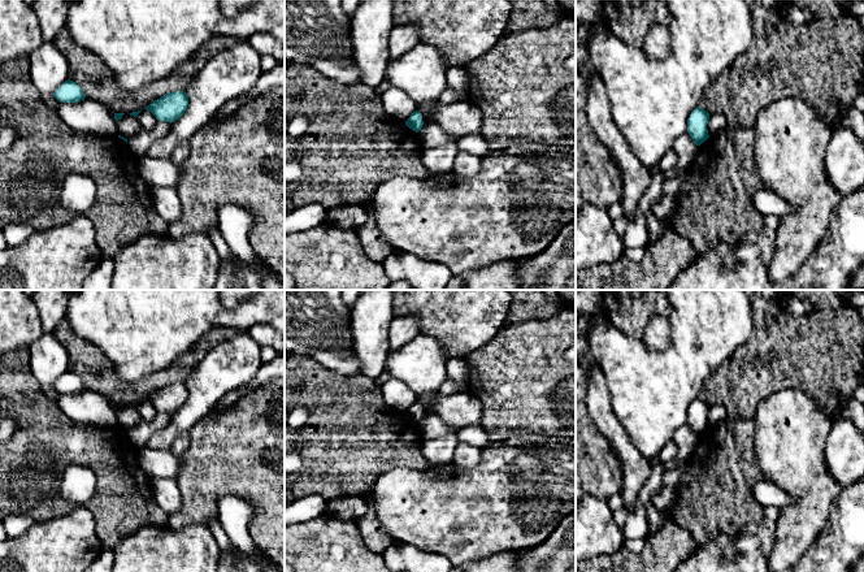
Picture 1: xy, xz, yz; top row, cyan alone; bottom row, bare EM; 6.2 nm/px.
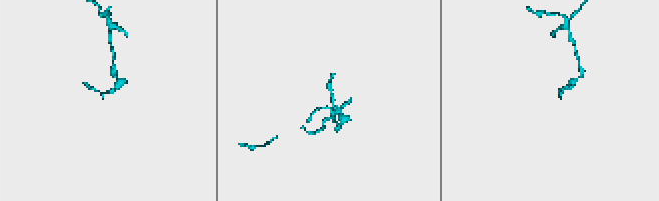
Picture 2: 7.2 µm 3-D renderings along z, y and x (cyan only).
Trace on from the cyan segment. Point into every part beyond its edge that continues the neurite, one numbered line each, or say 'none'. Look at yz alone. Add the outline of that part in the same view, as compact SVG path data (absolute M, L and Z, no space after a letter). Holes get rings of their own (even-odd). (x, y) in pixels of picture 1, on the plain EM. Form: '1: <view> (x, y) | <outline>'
none

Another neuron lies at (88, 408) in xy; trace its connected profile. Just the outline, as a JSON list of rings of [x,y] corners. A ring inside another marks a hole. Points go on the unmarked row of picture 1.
[[[84,389],[78,394],[60,394],[56,402],[75,424],[94,428],[118,428],[114,404],[100,393]]]

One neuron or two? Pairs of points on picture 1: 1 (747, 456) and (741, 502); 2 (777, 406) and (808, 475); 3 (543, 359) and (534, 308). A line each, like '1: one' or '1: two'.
1: one
2: one
3: two

